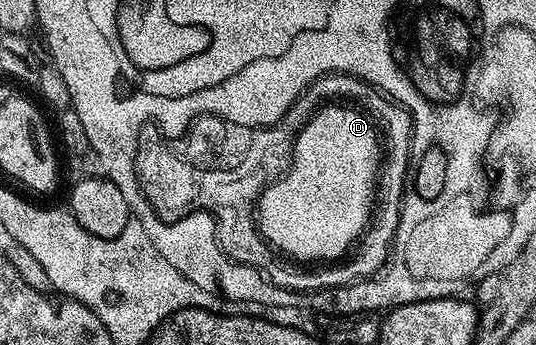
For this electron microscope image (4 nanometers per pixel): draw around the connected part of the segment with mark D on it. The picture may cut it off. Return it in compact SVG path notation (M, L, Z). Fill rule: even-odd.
M341 91L325 95L323 103L317 103L317 107L325 107L325 109L317 109L319 117L306 118L303 123L304 127L296 135L294 132L293 142L287 151L287 163L283 169L277 171L277 175L273 175L273 183L265 179L260 195L245 198L245 209L249 209L251 235L259 243L259 247L255 247L255 260L251 262L251 266L262 271L272 283L279 287L287 287L291 291L320 291L323 288L321 279L325 277L325 273L352 267L357 262L357 255L355 255L357 240L361 237L361 233L375 233L379 213L383 211L383 205L387 201L385 195L391 197L391 193L387 193L387 185L385 185L387 173L389 173L389 161L391 161L391 137L389 137L387 121L381 117L381 111L373 111L373 107L365 99L353 97L353 95L341 93Z

